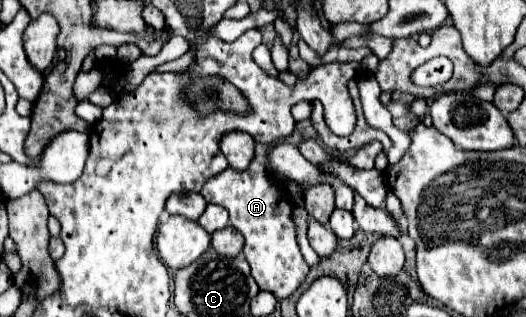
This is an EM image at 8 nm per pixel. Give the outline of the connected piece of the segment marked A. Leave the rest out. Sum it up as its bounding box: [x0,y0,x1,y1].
[202,154,310,300]

